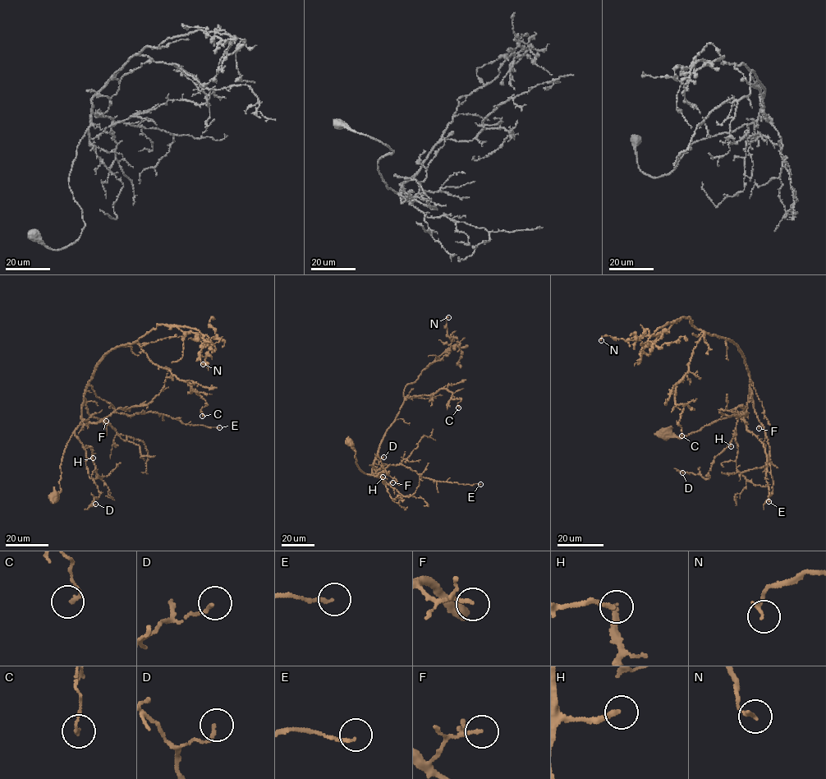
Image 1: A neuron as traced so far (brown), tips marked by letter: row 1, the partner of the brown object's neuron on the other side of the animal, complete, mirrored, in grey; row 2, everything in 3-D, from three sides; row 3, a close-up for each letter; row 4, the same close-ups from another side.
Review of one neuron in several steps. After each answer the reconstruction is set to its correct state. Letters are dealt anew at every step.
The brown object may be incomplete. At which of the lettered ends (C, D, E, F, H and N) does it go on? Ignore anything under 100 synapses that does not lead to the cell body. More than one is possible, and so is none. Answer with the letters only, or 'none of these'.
none of these

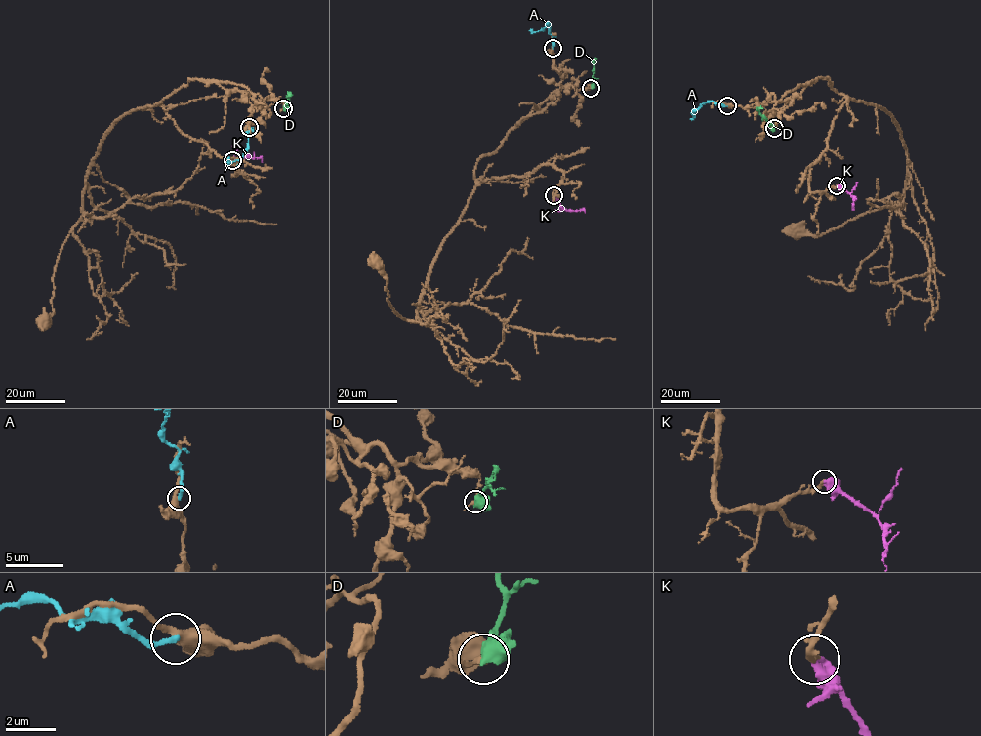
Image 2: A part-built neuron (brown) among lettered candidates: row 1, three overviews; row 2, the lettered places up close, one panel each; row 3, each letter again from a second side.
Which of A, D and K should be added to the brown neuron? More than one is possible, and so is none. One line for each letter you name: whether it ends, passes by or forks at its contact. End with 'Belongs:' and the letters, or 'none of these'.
K: it ends there
Belongs: K

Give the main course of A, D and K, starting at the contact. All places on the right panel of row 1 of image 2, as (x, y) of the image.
A: (727, 105), (708, 102), (694, 112), (694, 116), (692, 108)
D: (774, 128), (756, 107)
K: (837, 185), (852, 197), (853, 210)

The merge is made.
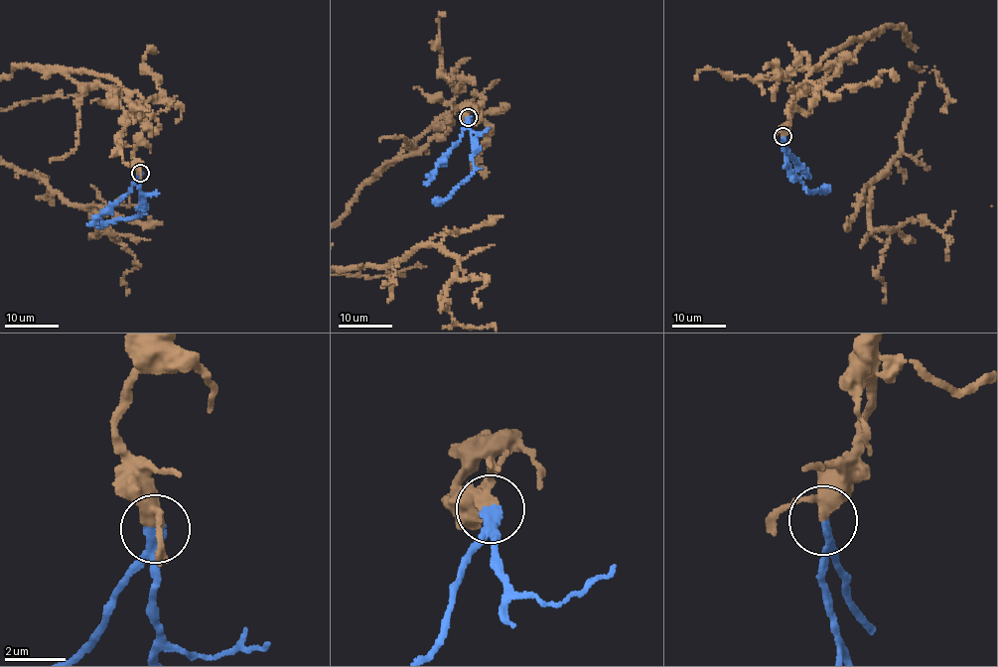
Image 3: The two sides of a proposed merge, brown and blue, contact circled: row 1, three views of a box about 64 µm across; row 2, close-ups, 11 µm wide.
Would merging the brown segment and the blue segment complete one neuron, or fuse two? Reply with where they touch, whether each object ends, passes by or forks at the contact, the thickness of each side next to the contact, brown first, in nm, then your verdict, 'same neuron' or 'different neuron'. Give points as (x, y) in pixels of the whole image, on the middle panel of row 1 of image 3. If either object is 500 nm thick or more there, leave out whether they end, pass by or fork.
at (468, 117); brown passes by; blue ends there; 380 nm thick on the brown side, 380 nm on the other; same neuron

